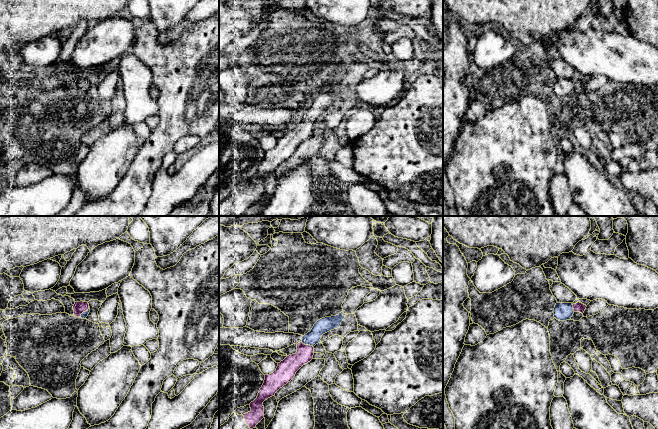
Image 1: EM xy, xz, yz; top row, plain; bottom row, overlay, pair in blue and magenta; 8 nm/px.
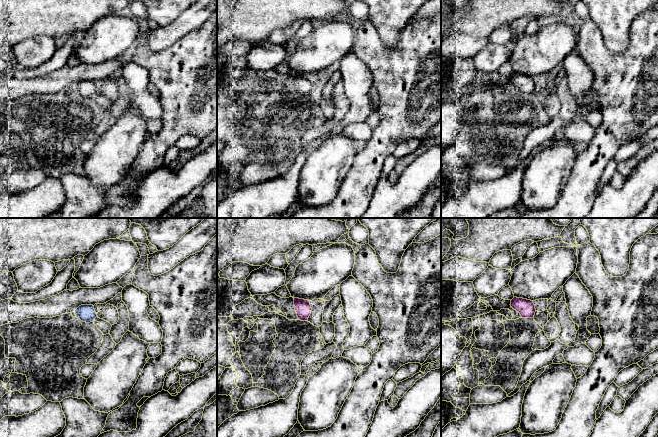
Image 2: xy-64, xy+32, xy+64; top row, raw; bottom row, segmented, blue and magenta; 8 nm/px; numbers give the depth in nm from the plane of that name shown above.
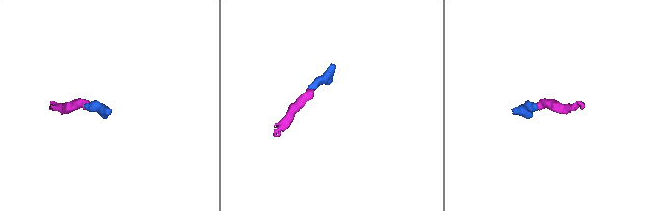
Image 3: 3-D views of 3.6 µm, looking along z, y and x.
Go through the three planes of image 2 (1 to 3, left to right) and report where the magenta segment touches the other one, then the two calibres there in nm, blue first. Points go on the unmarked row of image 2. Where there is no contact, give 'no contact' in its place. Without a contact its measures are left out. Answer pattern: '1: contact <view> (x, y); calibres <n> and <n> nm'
1: no contact
2: no contact
3: no contact

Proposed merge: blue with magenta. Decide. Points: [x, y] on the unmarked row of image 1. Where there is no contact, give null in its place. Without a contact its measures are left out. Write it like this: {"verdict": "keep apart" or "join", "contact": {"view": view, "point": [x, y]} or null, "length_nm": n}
{"verdict": "join", "contact": {"view": "xz", "point": [307, 120]}, "length_nm": 120}

